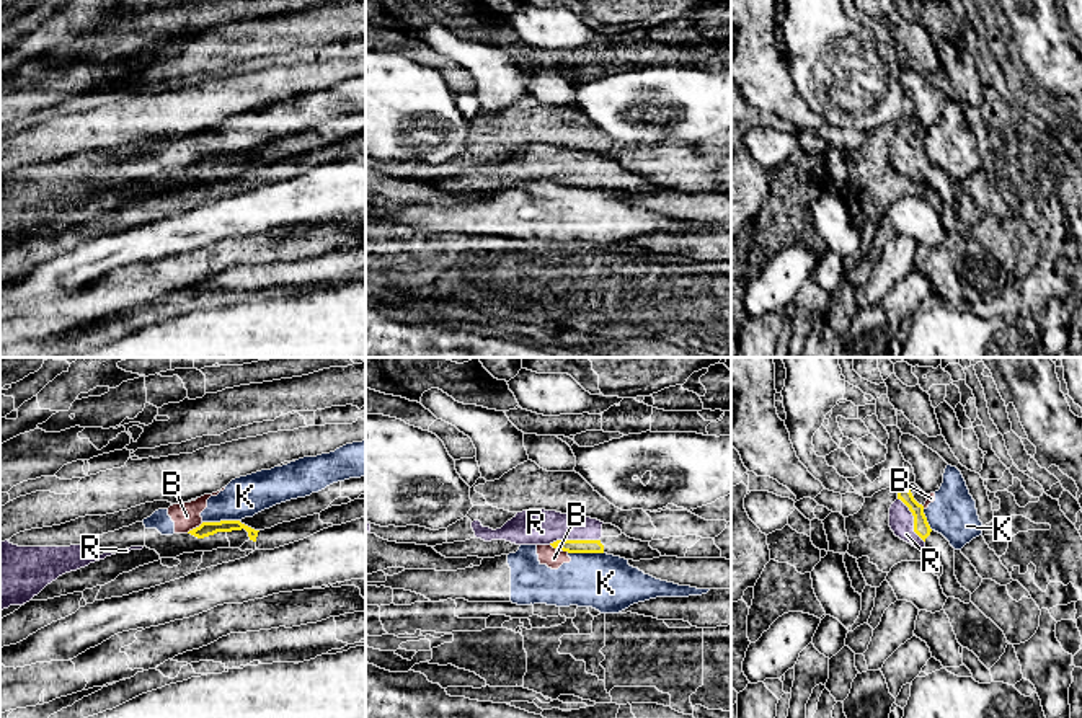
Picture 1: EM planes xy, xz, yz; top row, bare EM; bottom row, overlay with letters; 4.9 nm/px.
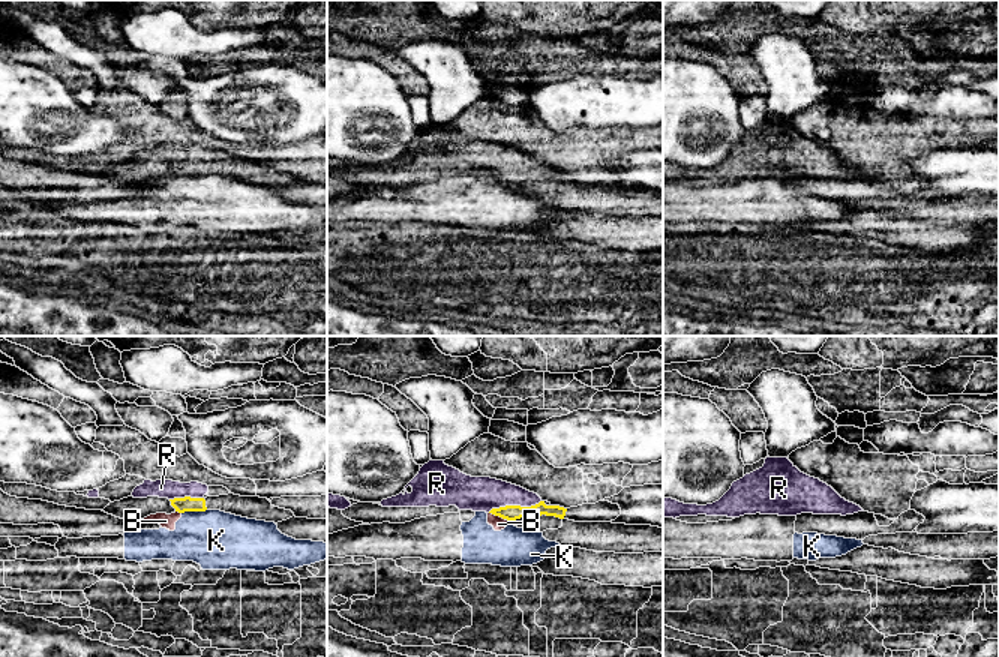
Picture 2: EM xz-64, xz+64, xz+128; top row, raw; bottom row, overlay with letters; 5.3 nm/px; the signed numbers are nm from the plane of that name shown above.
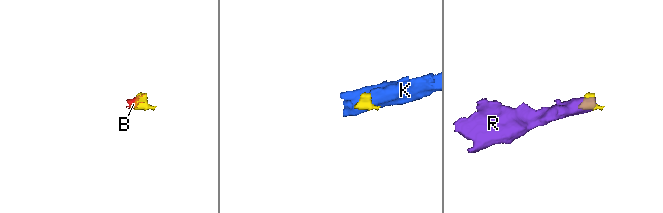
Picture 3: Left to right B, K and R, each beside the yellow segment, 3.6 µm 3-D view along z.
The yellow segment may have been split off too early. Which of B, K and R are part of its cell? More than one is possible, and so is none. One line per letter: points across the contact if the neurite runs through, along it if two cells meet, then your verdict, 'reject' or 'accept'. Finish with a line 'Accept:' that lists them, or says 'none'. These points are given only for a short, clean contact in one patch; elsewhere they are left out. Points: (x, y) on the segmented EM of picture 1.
B: border along xz (550, 544), (568, 552); reject
K: border along xy (240, 521), (203, 522); reject
R: accept
Accept: R

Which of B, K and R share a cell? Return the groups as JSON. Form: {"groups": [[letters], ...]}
{"groups": [["B", "K"], ["R"]]}

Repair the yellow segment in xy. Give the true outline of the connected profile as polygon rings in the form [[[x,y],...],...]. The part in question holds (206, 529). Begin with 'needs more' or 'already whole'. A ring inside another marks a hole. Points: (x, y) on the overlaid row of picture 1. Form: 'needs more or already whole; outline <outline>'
already whole; outline [[[240,521],[202,522],[199,527],[189,530],[188,534],[197,538],[204,538],[217,532],[232,532],[232,530],[242,530],[242,529],[248,532],[250,540],[256,542],[259,530],[248,527]]]

